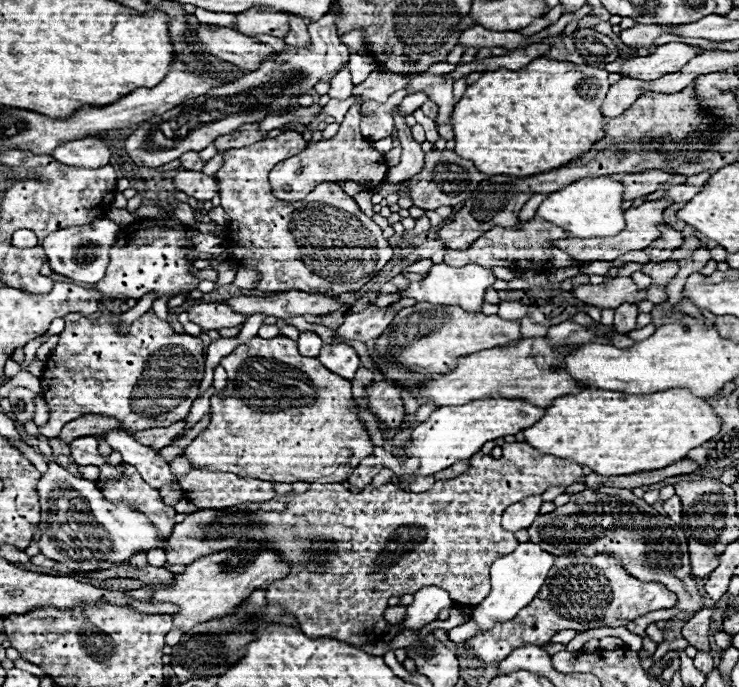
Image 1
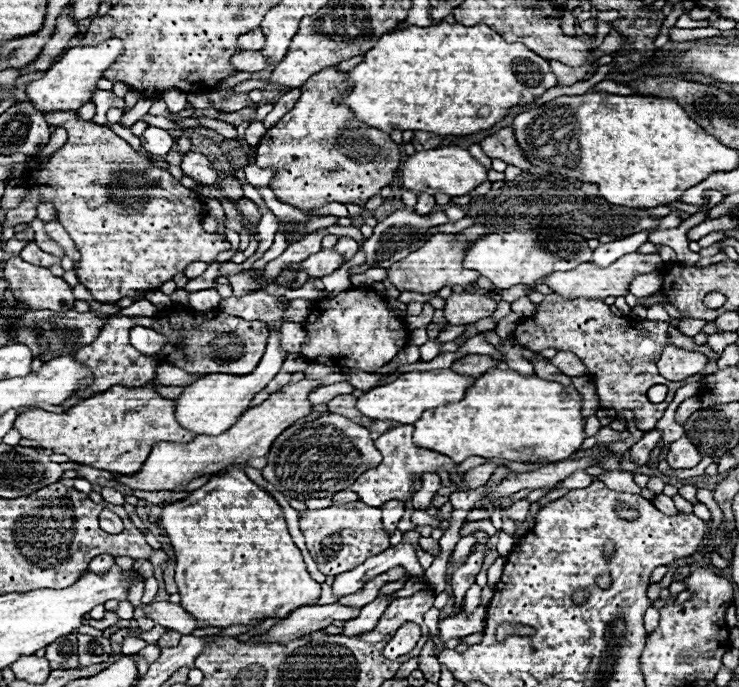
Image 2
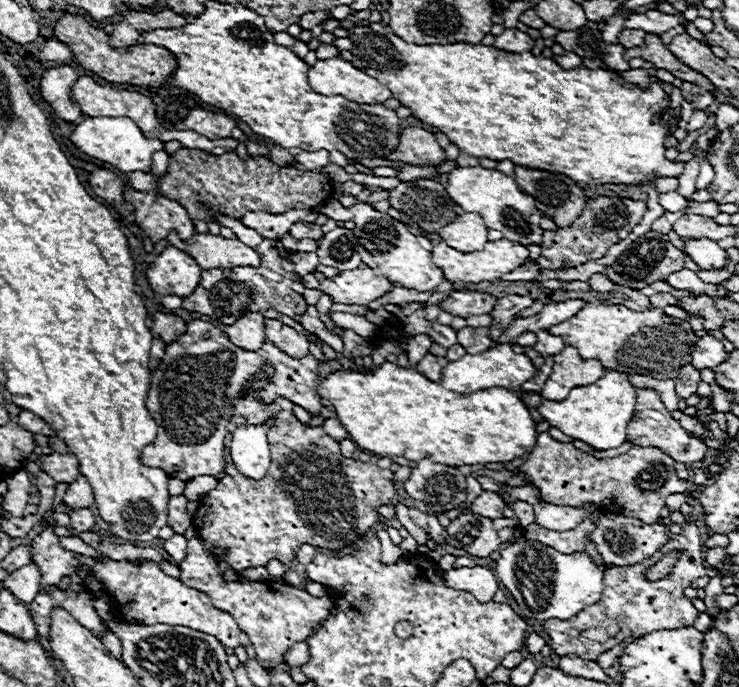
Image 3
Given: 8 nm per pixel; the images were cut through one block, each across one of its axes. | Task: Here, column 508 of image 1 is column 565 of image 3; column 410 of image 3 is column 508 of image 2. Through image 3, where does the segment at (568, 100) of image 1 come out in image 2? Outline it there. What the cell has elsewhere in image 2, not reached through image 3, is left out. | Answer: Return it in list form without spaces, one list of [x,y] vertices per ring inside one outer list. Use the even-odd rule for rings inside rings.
[[[438,24],[438,26],[428,26],[428,28],[420,28],[420,26],[410,26],[408,30],[396,30],[396,32],[388,32],[384,34],[378,44],[366,52],[366,58],[362,64],[358,64],[354,70],[348,72],[348,82],[352,82],[352,92],[342,98],[340,102],[348,104],[356,118],[372,128],[378,128],[386,134],[390,134],[392,130],[422,130],[422,132],[430,132],[434,136],[468,136],[468,134],[476,134],[480,130],[488,130],[494,124],[498,124],[510,108],[514,106],[524,106],[534,102],[536,98],[540,98],[546,90],[554,88],[558,84],[558,78],[552,74],[548,60],[540,58],[538,54],[534,54],[532,50],[528,50],[524,44],[520,42],[504,42],[504,38],[500,38],[498,34],[494,34],[492,28],[484,26],[484,24],[476,24],[476,26],[462,26],[462,24]]]

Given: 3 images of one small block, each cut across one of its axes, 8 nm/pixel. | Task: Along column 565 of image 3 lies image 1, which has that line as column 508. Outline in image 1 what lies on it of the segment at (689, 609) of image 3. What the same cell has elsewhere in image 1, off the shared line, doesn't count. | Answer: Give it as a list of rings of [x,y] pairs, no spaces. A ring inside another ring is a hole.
[[[608,554],[586,556],[558,556],[552,570],[548,572],[548,582],[542,586],[540,594],[518,612],[516,618],[470,638],[466,646],[484,662],[500,662],[516,648],[524,644],[544,646],[560,630],[590,630],[600,626],[626,626],[630,620],[644,616],[646,612],[674,608],[678,596],[666,586],[656,582],[640,582],[632,578],[614,558]]]

